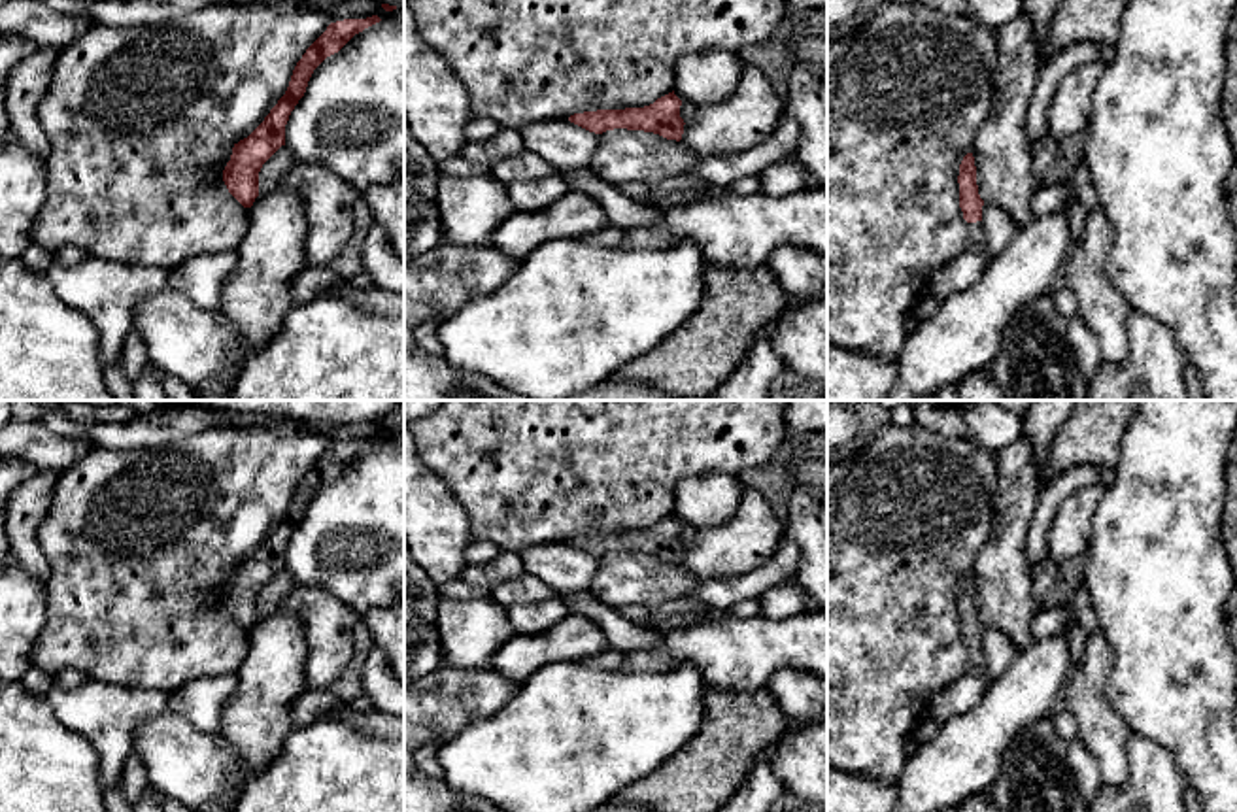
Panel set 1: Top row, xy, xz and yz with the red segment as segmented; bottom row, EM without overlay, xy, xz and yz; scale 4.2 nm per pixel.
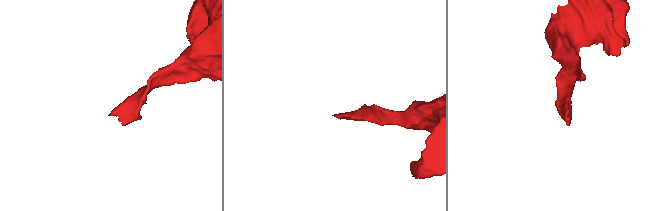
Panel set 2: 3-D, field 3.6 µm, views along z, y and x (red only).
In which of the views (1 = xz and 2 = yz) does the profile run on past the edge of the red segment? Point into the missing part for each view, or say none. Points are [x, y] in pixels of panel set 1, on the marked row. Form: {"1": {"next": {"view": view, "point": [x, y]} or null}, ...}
{"1": {"next": null}, "2": {"next": {"view": "yz", "point": [975, 231]}}}

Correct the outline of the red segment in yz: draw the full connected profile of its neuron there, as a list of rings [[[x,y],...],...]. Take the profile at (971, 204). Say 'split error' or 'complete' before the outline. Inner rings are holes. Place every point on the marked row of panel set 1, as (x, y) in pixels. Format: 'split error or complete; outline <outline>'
split error; outline [[[967,153],[959,164],[959,208],[967,225],[967,236],[971,242],[984,244],[986,232],[982,228],[982,206],[984,200],[978,195],[976,166],[973,153]]]

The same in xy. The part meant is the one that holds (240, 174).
complete; outline [[[372,15],[366,19],[330,23],[297,62],[285,94],[264,121],[247,138],[234,144],[230,161],[223,170],[223,181],[244,208],[251,208],[259,196],[259,172],[263,164],[285,145],[285,125],[298,100],[304,96],[313,70],[327,57],[338,53],[355,34],[380,21],[378,15]]]

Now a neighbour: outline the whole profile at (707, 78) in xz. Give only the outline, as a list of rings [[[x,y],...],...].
[[[735,51],[687,53],[674,66],[674,94],[695,108],[714,106],[737,91],[740,72],[742,59]]]

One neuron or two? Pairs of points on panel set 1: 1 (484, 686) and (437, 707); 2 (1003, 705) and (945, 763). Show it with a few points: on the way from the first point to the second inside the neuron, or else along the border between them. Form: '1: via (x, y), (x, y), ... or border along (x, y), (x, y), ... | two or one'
1: via (473, 695), (448, 701) | one
2: via (988, 720), (960, 748) | one

